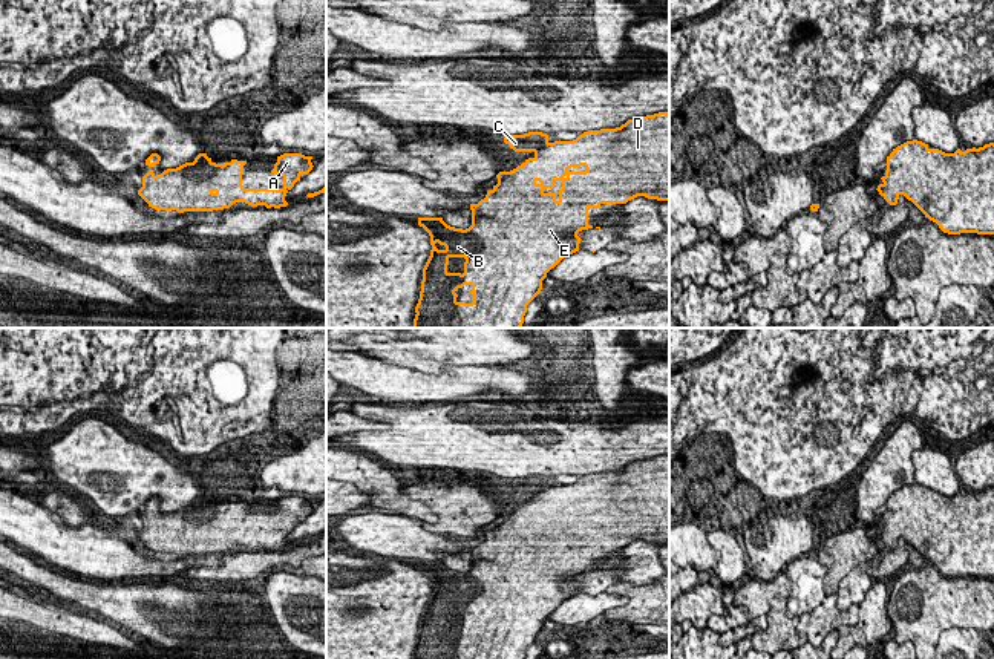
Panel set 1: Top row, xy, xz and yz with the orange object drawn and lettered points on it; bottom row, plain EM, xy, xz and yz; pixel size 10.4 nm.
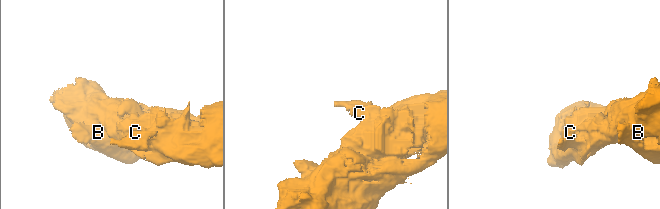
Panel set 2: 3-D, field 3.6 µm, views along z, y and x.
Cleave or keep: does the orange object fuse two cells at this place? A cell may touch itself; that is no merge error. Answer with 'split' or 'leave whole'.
leave whole

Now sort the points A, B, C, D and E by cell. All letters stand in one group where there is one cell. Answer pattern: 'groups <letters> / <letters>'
groups A B C D E

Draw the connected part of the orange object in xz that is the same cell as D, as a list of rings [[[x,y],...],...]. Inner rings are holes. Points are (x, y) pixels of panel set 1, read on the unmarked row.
[[[669,457],[628,463],[616,472],[588,474],[573,484],[548,484],[542,475],[505,478],[504,486],[515,495],[533,495],[510,515],[496,518],[498,527],[478,547],[470,547],[472,569],[466,573],[447,569],[443,561],[418,561],[418,569],[430,579],[430,599],[423,611],[420,642],[415,659],[525,659],[527,648],[541,636],[542,624],[565,599],[579,595],[579,575],[593,572],[588,553],[602,547],[626,547],[645,539],[669,544]],[[450,601],[464,601],[464,616],[449,616]],[[470,628],[472,647],[458,645],[456,634]]]

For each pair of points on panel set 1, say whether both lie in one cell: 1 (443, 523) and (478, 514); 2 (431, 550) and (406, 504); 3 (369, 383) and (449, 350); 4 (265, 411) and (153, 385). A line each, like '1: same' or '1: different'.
1: same
2: different
3: different
4: same

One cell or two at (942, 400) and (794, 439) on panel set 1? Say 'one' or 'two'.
one

